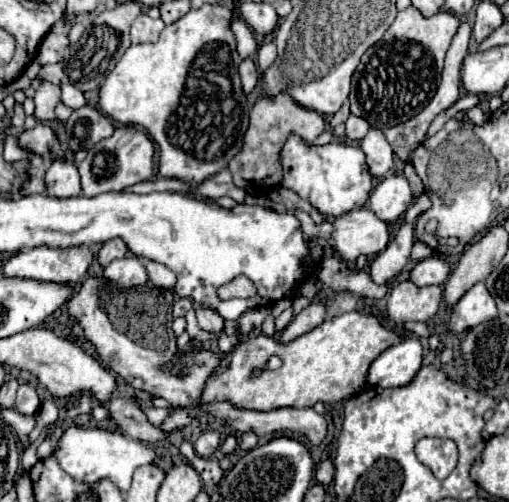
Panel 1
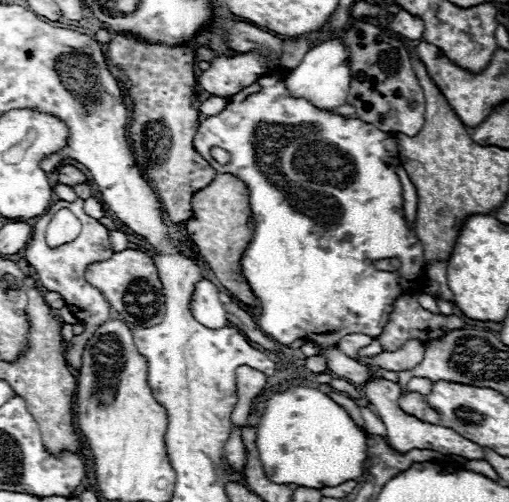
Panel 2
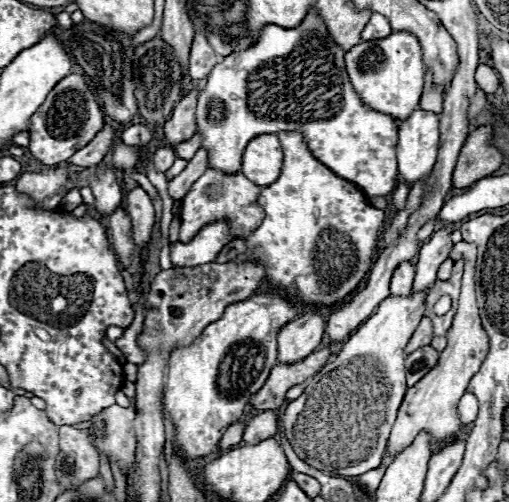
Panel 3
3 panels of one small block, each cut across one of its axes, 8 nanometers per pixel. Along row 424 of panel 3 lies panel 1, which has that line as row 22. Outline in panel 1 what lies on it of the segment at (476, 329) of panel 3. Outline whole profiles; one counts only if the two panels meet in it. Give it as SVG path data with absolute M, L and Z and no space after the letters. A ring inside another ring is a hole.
M414 6L398 12L396 20L382 36L382 42L364 52L350 90L350 110L354 116L368 120L372 128L392 128L418 116L436 94L444 56L460 26L460 20L450 12L438 12L424 18Z

